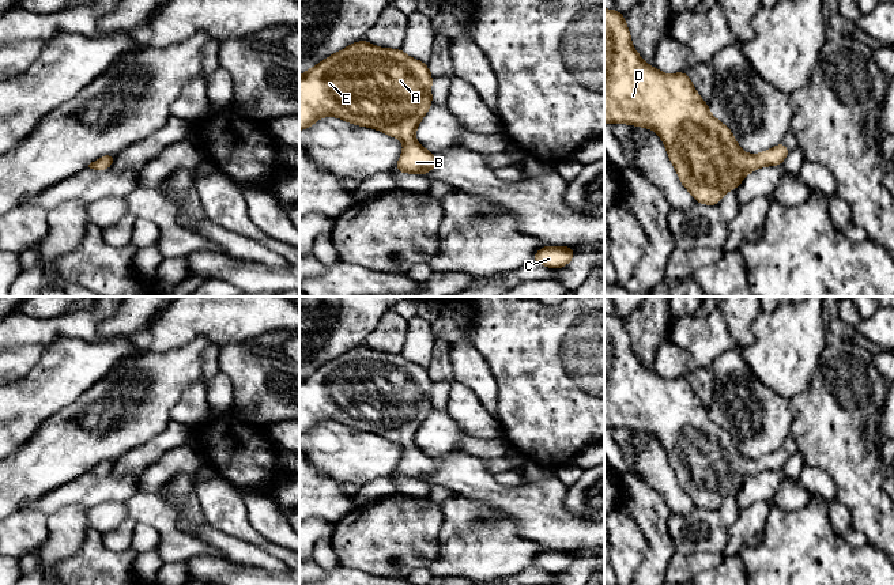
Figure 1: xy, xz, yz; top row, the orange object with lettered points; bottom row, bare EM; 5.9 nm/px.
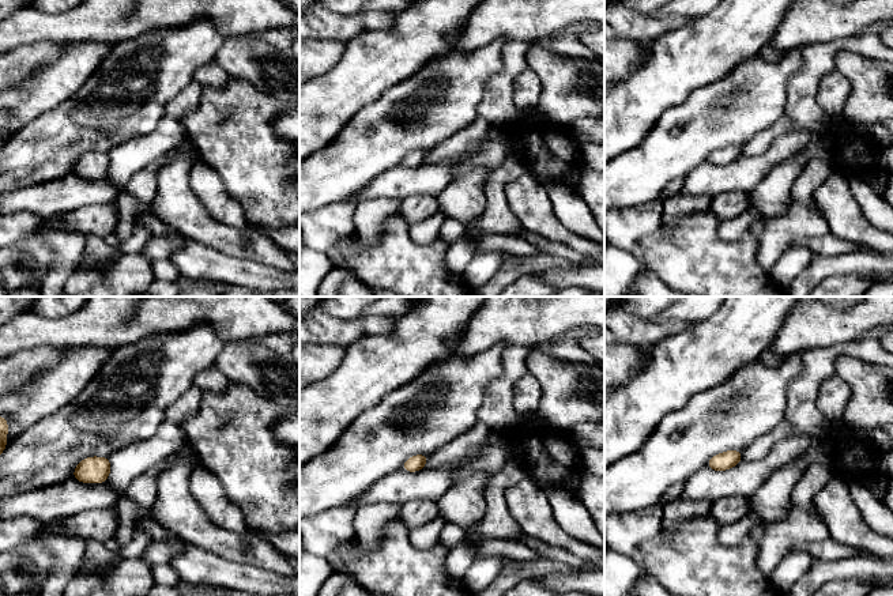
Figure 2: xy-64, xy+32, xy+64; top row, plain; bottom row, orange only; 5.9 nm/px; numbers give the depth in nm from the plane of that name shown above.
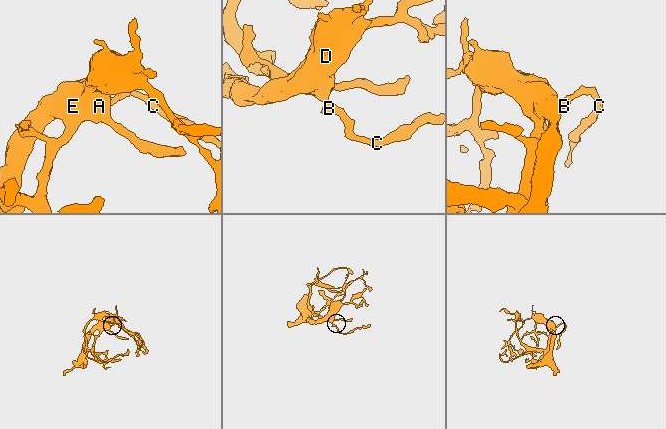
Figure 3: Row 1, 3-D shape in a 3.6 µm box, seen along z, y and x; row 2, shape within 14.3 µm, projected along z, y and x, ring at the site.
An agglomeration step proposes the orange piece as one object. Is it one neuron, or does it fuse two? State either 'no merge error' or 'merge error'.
no merge error

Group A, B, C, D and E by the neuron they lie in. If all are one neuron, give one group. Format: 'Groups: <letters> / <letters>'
Groups: A B C D E

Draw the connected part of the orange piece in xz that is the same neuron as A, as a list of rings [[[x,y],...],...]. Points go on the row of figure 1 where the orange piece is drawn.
[[[362,39],[299,76],[299,131],[327,116],[378,129],[404,143],[396,171],[425,176],[437,162],[434,154],[415,140],[415,131],[433,105],[431,80],[427,64],[408,57],[401,49],[377,48]]]

